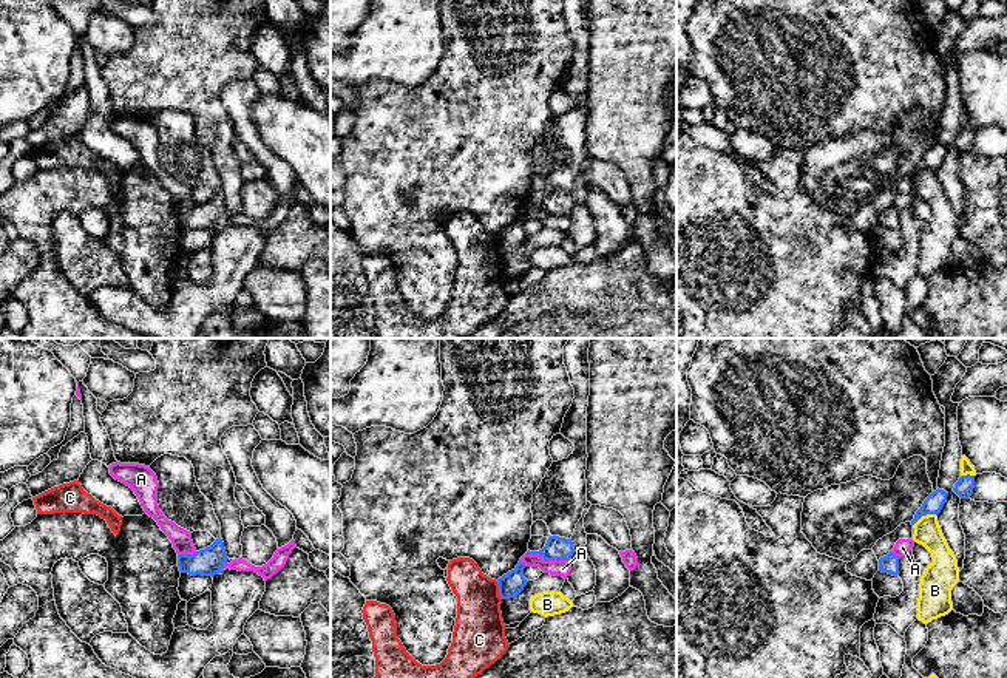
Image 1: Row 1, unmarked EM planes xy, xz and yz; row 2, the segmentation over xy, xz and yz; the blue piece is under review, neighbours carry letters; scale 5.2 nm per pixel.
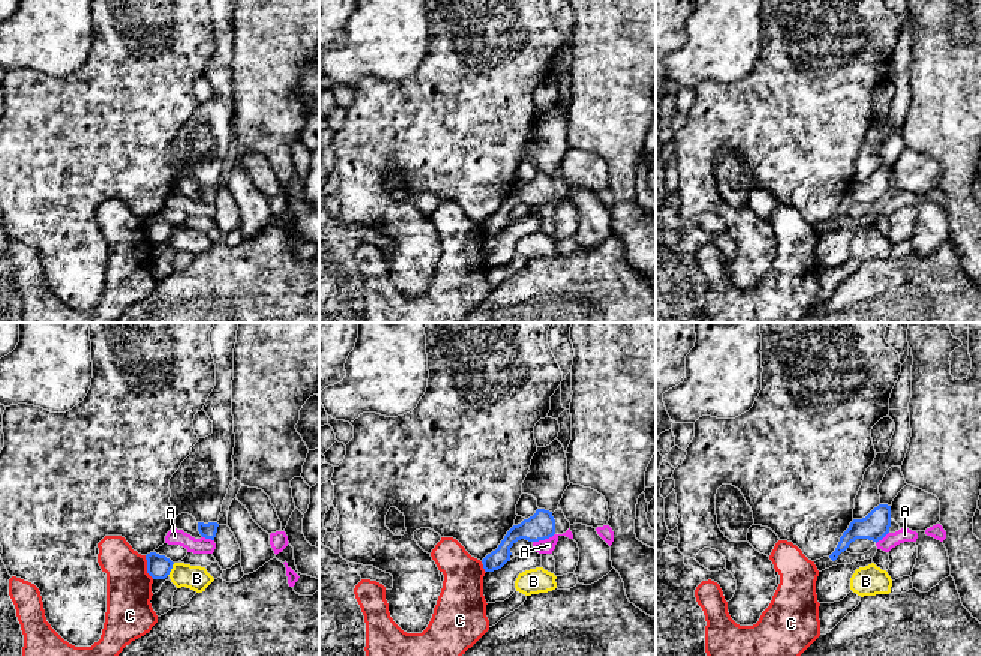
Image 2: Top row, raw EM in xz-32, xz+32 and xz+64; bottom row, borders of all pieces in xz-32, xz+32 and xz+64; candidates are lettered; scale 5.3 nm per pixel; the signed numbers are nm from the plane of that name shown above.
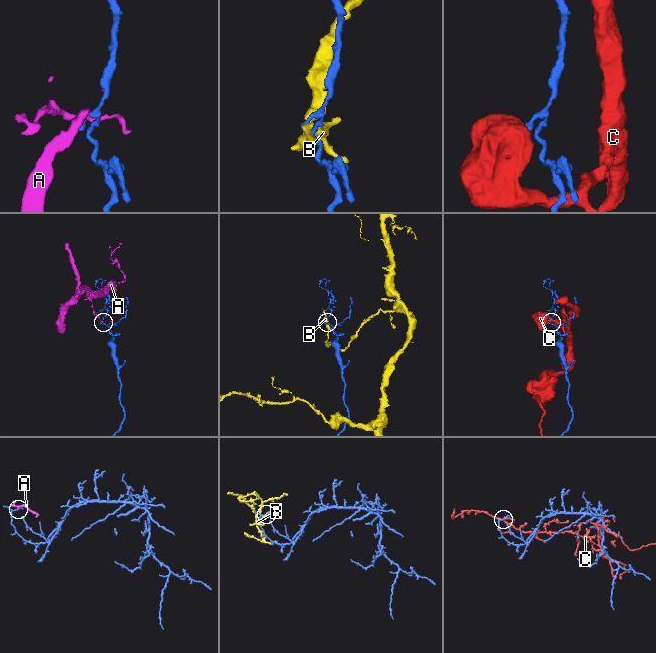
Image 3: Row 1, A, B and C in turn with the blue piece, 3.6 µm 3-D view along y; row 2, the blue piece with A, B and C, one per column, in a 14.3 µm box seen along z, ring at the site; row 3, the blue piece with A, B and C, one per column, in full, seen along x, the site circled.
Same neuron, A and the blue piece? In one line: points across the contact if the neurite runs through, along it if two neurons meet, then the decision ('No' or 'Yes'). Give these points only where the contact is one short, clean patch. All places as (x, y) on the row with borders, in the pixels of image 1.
Boundary: xz (525, 553), (538, 553), (545, 559), (569, 561). No

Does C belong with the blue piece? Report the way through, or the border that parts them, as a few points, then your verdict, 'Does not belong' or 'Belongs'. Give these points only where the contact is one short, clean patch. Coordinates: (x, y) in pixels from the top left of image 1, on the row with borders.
Boundary: xz (496, 581), (502, 598). Does not belong

